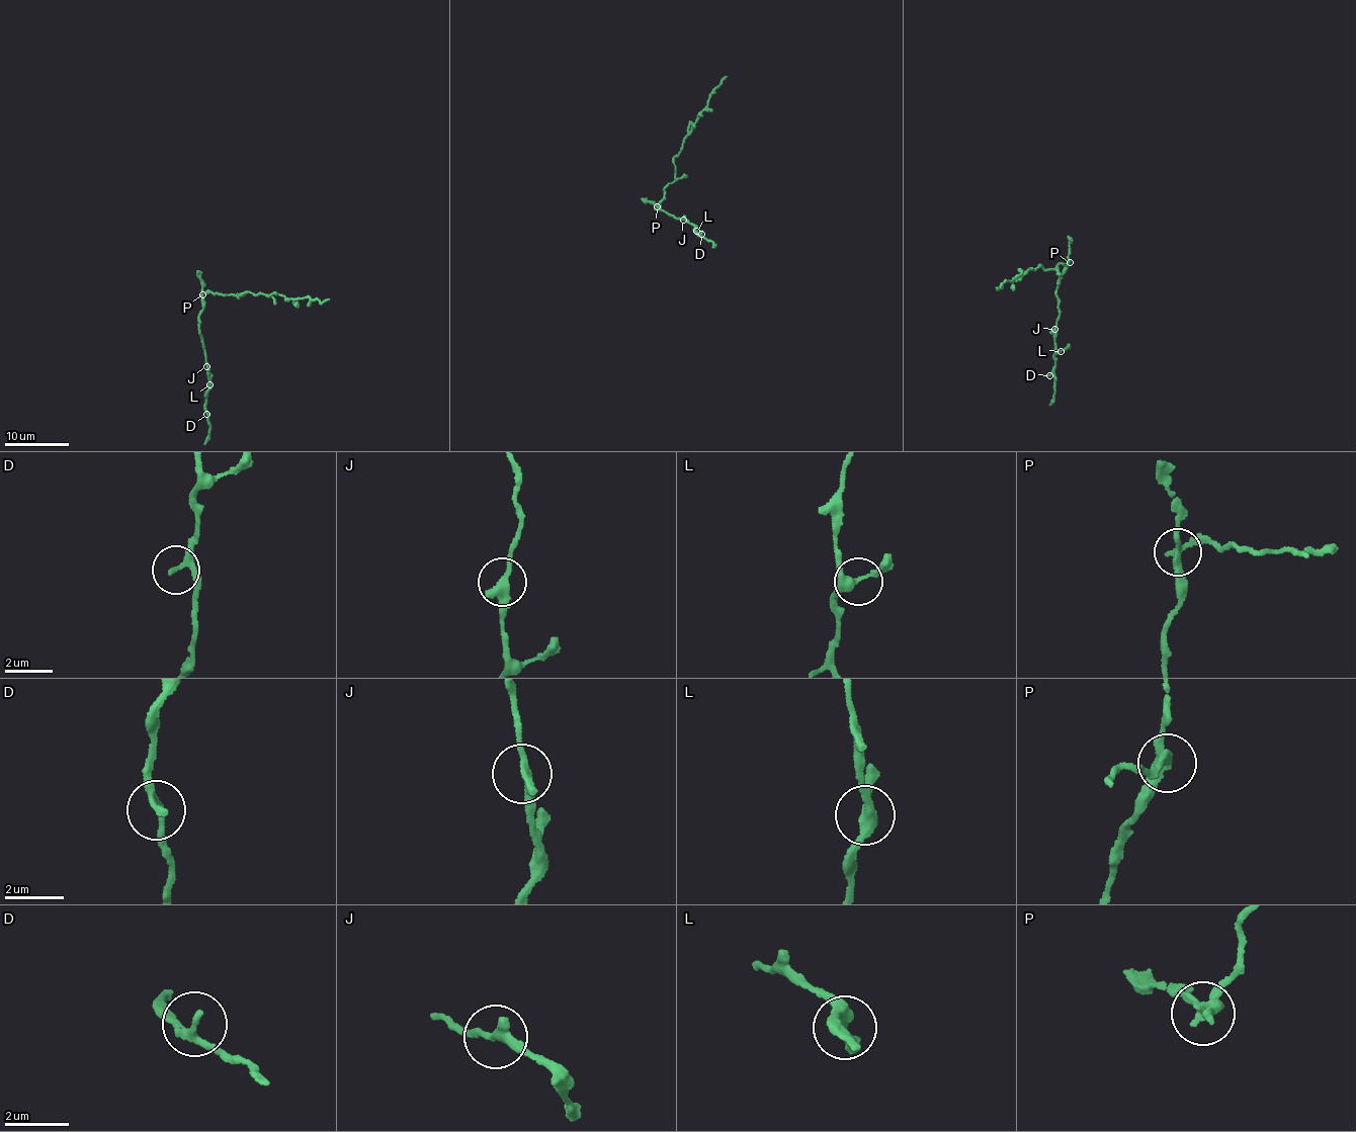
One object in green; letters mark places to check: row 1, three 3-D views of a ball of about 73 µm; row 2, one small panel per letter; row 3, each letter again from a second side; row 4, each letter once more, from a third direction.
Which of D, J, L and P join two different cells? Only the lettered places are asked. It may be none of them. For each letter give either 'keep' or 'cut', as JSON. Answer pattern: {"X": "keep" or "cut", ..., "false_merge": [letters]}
{"D": "keep", "J": "keep", "L": "keep", "P": "cut", "false_merge": ["P"]}

